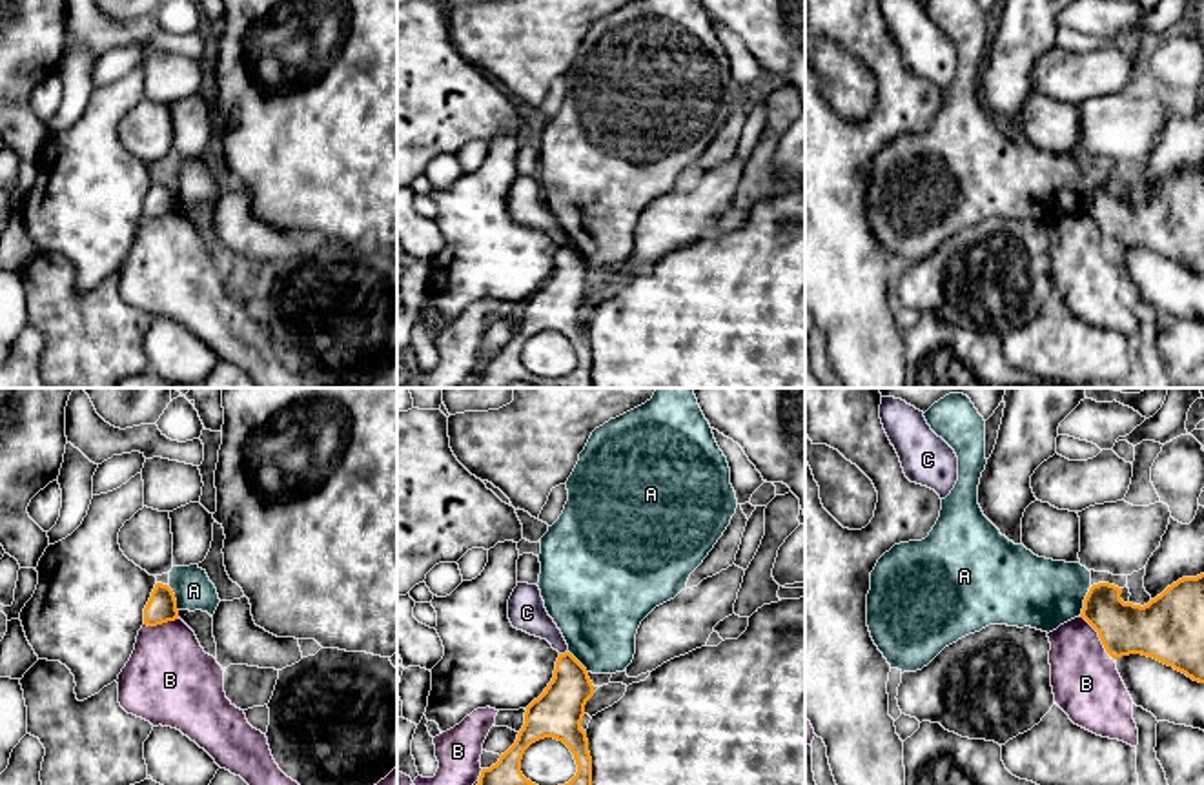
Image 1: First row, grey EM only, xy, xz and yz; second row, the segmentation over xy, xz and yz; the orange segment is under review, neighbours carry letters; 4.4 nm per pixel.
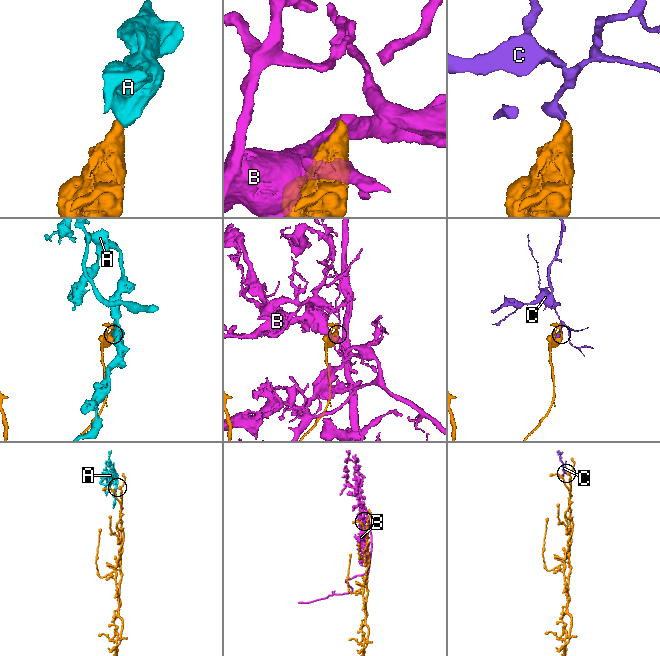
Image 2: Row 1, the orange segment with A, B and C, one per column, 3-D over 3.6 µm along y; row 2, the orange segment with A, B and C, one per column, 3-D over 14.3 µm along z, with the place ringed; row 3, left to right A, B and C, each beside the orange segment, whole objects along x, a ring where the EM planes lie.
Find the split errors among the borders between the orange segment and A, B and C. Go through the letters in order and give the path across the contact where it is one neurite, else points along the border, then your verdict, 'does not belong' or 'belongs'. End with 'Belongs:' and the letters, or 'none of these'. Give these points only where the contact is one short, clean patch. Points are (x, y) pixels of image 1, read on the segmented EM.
A: along yz (1091, 587), (1079, 616) | does not belong
B: does not belong
C: along xz (567, 651), (560, 654) | does not belong
Belongs: none of these

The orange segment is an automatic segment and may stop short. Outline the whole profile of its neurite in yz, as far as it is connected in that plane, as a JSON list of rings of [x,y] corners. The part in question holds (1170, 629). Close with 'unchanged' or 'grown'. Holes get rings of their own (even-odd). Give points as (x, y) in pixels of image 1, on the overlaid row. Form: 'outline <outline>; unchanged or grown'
outline [[[1204,574],[1178,579],[1144,607],[1124,603],[1120,594],[1122,588],[1098,583],[1084,599],[1080,617],[1098,632],[1106,652],[1113,659],[1142,654],[1204,683]]]; unchanged

